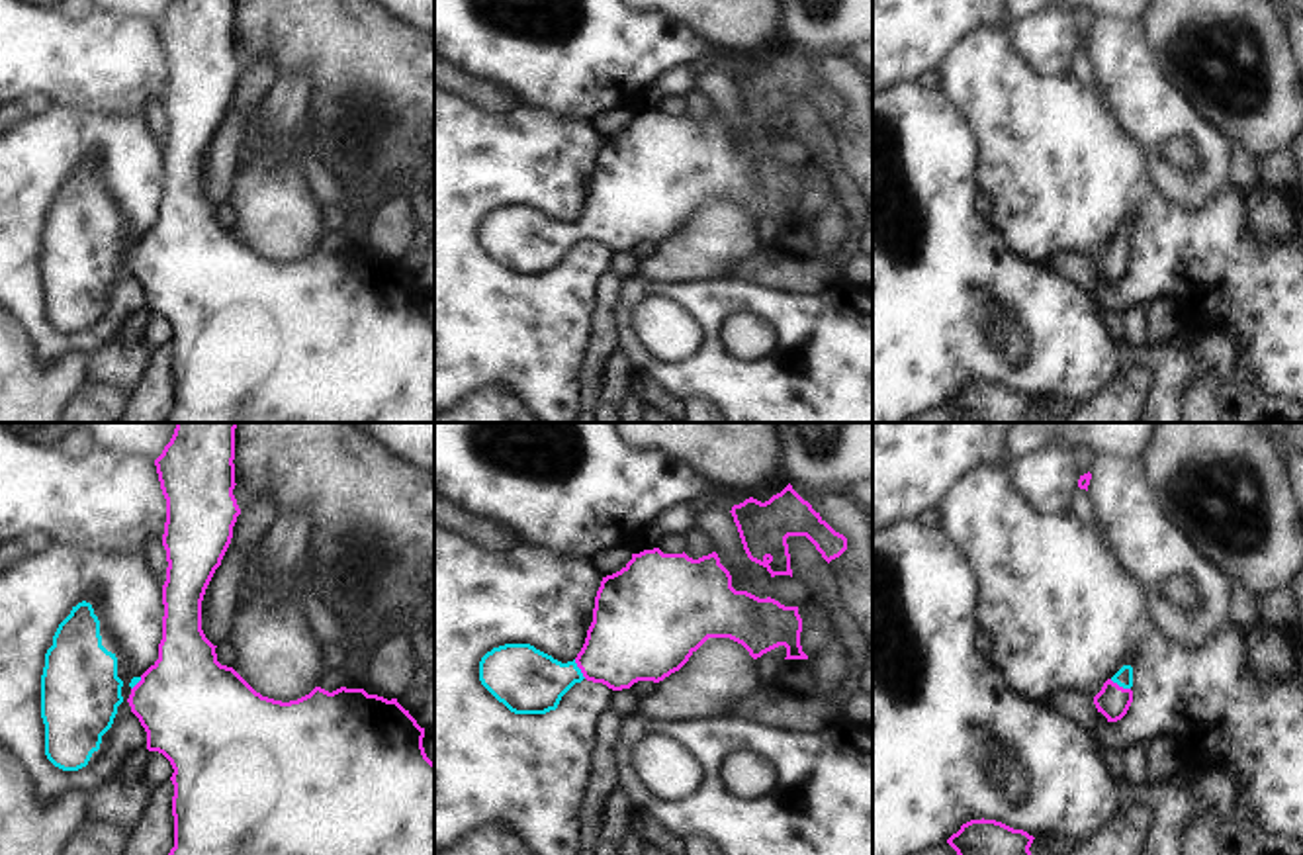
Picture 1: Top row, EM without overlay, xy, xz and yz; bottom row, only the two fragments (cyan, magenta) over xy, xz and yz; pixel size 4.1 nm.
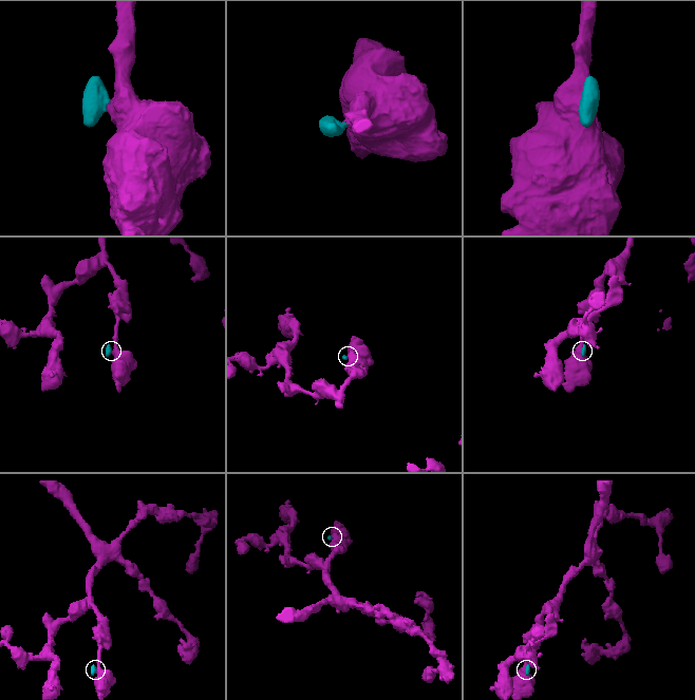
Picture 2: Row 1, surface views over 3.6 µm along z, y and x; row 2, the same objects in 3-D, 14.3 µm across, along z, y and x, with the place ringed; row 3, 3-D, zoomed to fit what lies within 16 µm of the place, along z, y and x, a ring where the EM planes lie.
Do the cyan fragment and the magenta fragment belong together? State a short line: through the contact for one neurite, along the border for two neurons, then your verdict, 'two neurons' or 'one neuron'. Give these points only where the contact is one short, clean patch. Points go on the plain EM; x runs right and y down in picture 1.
line yz (1123, 239), (1120, 247), (1114, 263); one neuron

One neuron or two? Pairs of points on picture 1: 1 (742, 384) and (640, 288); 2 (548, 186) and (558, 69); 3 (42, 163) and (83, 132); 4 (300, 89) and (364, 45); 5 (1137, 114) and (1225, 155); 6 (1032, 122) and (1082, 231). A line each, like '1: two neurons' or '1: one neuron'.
1: one neuron
2: two neurons
3: one neuron
4: two neurons
5: one neuron
6: one neuron

